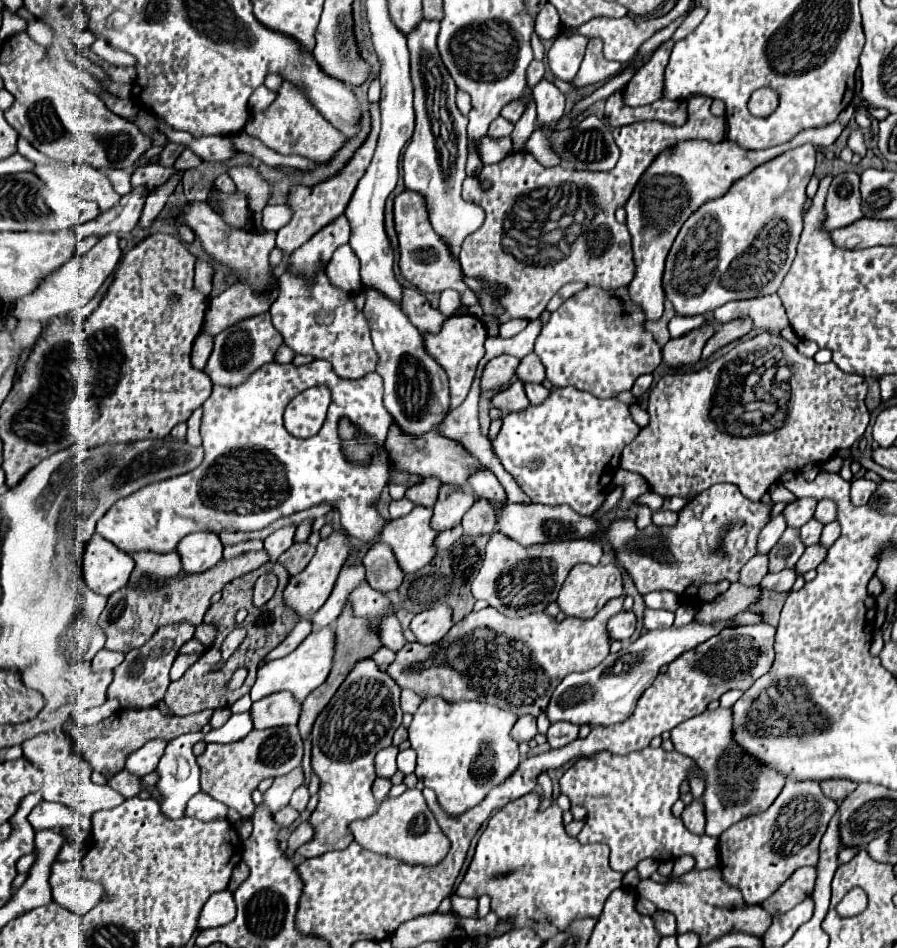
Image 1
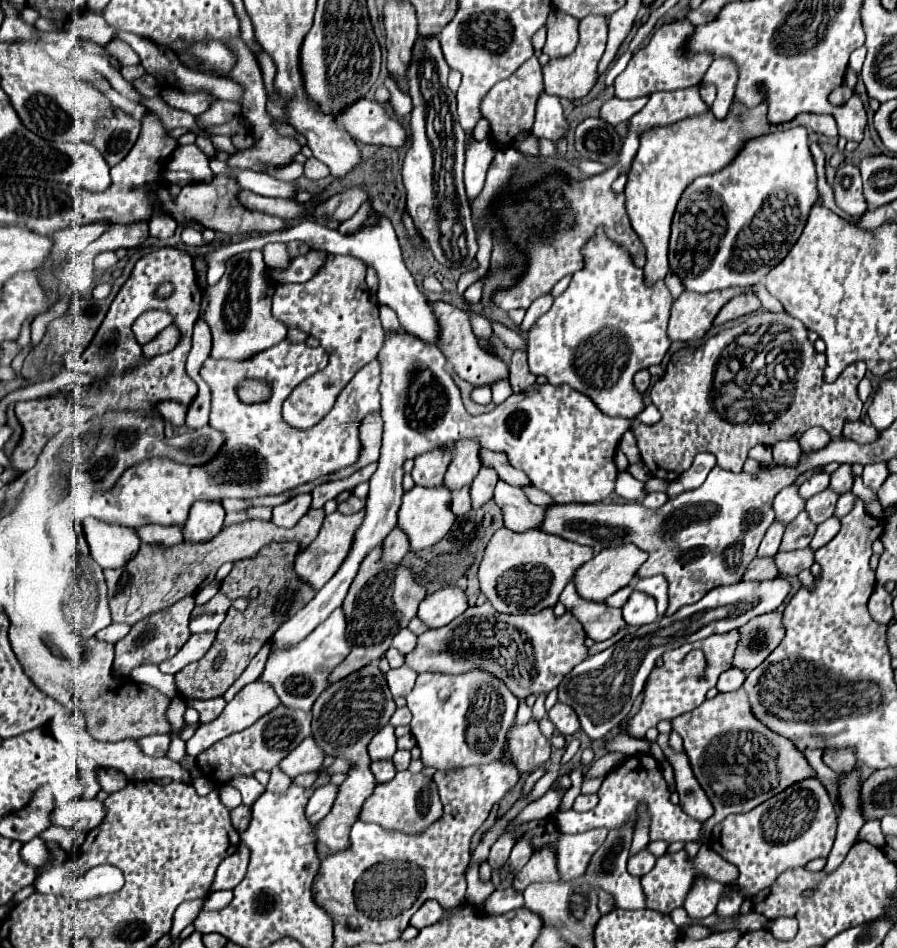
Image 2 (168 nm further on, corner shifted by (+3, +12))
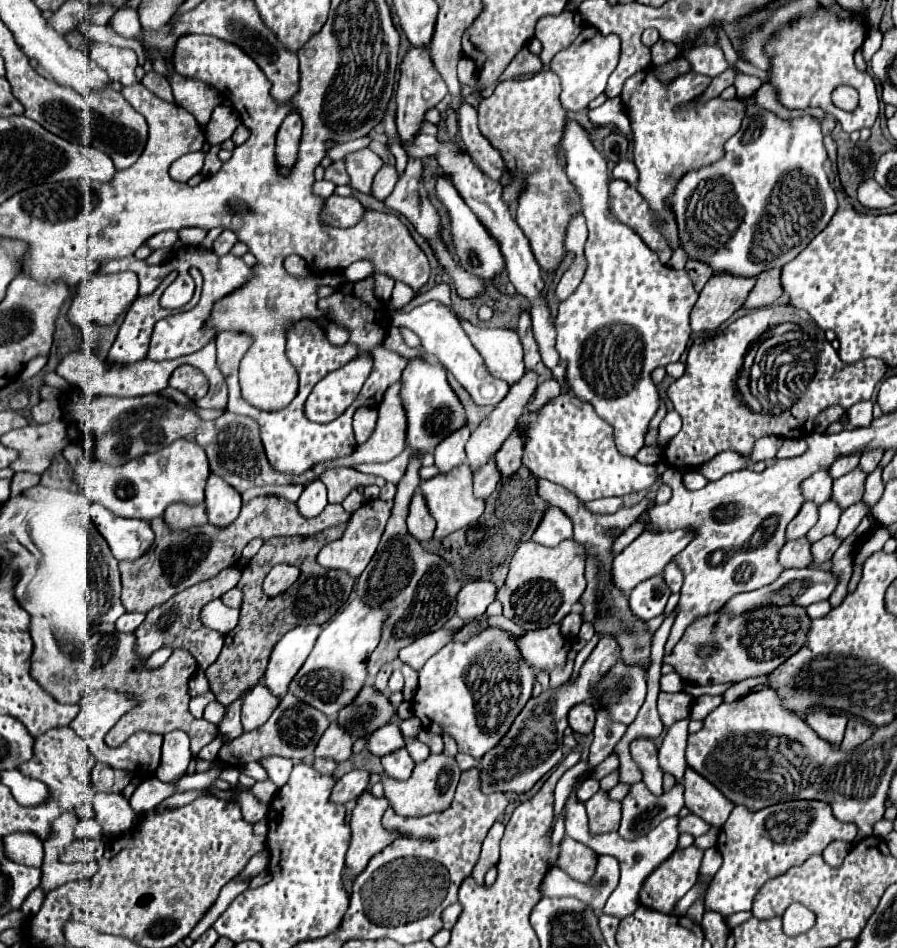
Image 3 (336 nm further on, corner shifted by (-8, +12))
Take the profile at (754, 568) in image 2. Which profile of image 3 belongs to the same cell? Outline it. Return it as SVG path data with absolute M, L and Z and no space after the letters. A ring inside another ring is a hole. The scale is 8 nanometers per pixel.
M800 537L794 541L788 541L782 551L780 551L780 565L784 569L792 569L792 567L808 567L812 565L812 553L810 553L812 543L808 541L808 537Z

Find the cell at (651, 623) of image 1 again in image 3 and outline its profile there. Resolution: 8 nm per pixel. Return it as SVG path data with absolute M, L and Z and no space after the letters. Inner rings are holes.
M654 575L646 579L644 583L638 583L632 589L628 601L630 601L632 613L648 621L652 617L658 617L664 611L668 597L670 597L670 591L668 591L668 585L664 583L664 577Z

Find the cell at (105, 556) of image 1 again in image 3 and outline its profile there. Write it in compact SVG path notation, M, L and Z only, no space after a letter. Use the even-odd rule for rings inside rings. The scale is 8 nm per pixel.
M98 503L90 507L90 517L96 529L102 533L102 537L108 541L118 561L138 559L150 549L154 541L154 531L150 529L150 523L144 519L124 519L112 515L112 511Z

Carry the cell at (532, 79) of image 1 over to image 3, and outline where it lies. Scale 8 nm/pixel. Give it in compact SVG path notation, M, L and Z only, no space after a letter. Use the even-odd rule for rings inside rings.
M546 69L526 81L500 81L494 95L482 99L478 107L478 129L504 159L506 173L500 183L504 187L514 179L524 183L518 197L516 223L528 237L538 265L548 273L554 273L564 261L568 223L574 215L582 213L576 189L566 177L564 163L558 157L564 119L566 111L560 105L560 79Z

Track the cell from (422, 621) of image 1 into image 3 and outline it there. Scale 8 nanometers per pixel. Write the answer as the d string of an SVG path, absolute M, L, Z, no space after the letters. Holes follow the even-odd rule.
M470 581L458 593L456 615L462 619L478 617L496 599L496 585L492 581Z

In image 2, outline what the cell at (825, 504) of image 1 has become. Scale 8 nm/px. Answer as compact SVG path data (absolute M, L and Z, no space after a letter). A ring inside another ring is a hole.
M841 465L829 481L829 489L835 491L837 495L843 495L845 491L851 491L853 485L853 473L851 473L851 465Z

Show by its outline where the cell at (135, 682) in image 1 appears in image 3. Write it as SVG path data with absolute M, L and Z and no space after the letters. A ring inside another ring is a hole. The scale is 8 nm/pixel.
M240 565L228 567L228 569L220 571L216 577L212 577L208 581L202 581L202 583L198 583L198 585L178 593L178 595L174 595L172 599L168 599L160 607L154 607L152 611L148 611L144 623L134 633L136 635L136 651L140 655L144 655L144 657L150 657L156 649L160 649L164 645L172 645L174 649L182 647L182 649L188 649L196 657L200 669L208 669L218 659L222 643L224 643L224 637L218 631L212 631L212 629L204 627L204 623L200 621L200 611L212 599L218 599L226 591L236 587L238 581L240 581L240 575L242 575Z

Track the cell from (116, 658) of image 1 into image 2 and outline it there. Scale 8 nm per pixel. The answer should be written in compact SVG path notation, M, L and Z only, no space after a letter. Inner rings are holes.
M111 623L109 627L101 629L95 637L101 639L101 641L105 641L105 643L117 643L117 639L123 639L129 633L129 629L131 627L125 625L125 623Z

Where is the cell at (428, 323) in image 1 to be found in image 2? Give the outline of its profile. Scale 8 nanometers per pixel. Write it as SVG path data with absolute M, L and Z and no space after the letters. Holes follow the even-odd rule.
M433 301L431 307L437 313L437 325L439 325L439 331L441 331L441 335L439 335L439 349L447 357L451 371L455 371L461 379L473 383L475 387L493 385L495 381L509 379L509 367L507 367L507 363L503 363L497 357L489 357L481 349L481 345L477 343L477 339L473 335L469 319L467 319L467 315L461 309L457 309L457 307L449 305L449 303L443 303L443 301Z

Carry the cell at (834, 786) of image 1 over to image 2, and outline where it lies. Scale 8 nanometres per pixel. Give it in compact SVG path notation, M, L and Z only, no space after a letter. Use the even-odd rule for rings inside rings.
M841 749L841 751L825 751L823 761L827 767L831 767L837 775L851 773L857 765L857 759L853 755L853 749Z

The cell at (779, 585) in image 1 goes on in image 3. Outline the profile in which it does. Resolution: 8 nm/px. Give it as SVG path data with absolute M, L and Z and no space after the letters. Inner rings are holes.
M826 535L824 539L816 541L816 543L812 545L812 555L814 555L814 563L812 563L812 565L818 567L818 565L826 563L828 559L832 559L832 555L834 555L836 549L840 547L840 543L842 543L842 539L836 537L836 535Z

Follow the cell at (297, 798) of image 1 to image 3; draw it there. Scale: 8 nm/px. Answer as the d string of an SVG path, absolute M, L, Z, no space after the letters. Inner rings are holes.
M314 759L314 769L324 773L324 775L332 775L336 769L336 761L334 759Z

